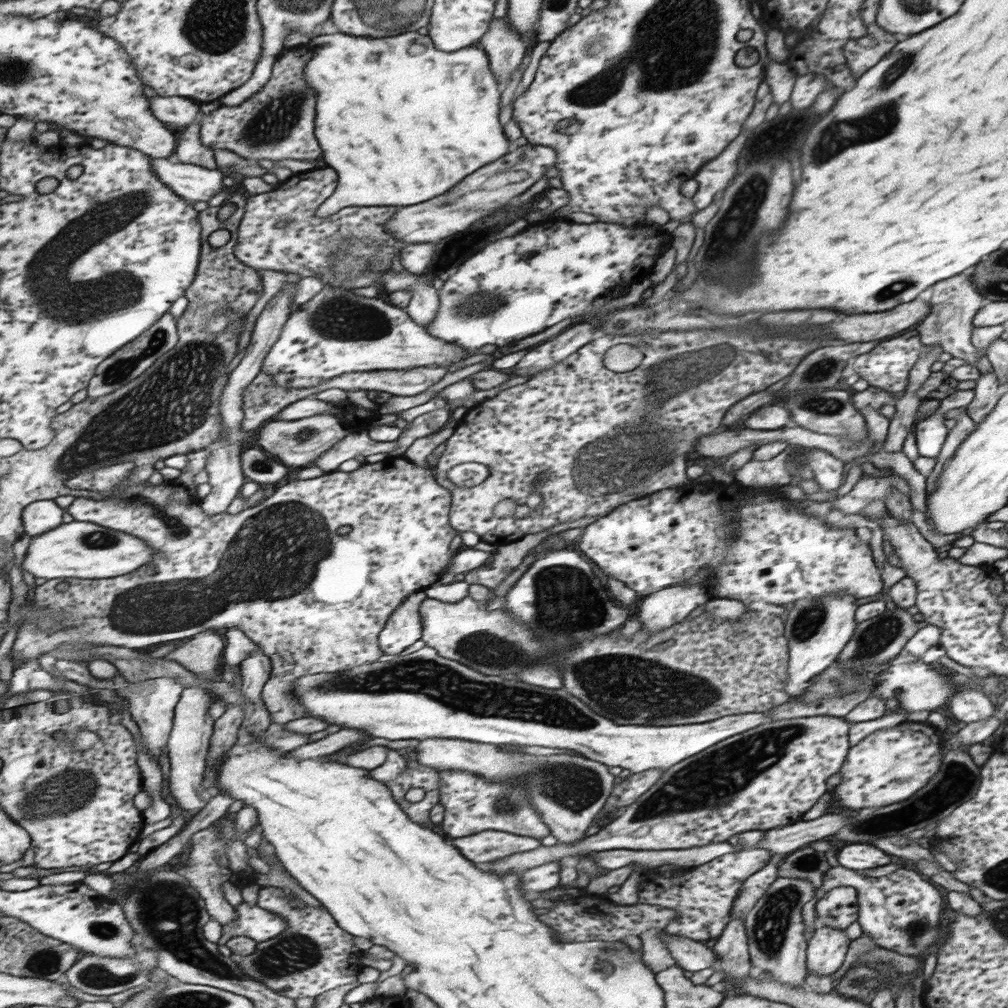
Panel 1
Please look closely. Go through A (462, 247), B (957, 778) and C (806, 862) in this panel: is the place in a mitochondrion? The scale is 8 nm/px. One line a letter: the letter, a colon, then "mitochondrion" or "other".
A: other
B: mitochondrion
C: mitochondrion

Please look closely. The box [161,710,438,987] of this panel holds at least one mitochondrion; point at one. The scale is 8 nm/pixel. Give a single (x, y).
(297, 953)

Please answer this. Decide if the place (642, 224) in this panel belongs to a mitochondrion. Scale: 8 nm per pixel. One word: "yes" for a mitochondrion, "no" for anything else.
no

